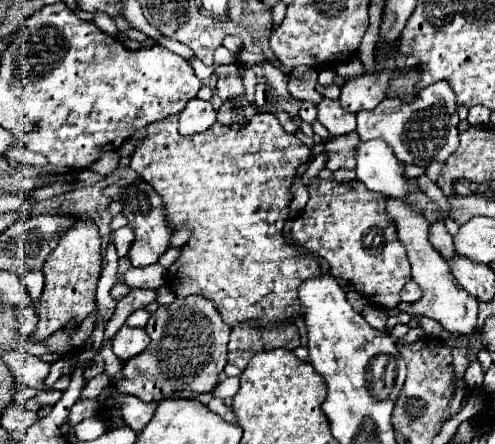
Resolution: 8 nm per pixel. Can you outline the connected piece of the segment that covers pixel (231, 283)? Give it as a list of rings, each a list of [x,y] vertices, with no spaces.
[[[258,112],[242,130],[232,130],[216,122],[208,132],[180,136],[178,116],[168,116],[158,124],[146,126],[146,130],[148,136],[132,154],[130,166],[162,196],[170,224],[176,230],[192,230],[192,238],[172,270],[170,286],[176,296],[198,294],[212,300],[230,328],[242,322],[258,322],[262,328],[274,328],[302,316],[298,286],[302,280],[318,278],[322,272],[314,256],[286,242],[284,222],[292,202],[290,186],[298,174],[298,166],[310,160],[310,148],[294,134],[288,134],[270,112]]]

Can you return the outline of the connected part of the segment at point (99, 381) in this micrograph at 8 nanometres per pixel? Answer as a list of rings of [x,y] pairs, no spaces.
[[[103,372],[88,381],[88,384],[82,389],[80,399],[96,399],[103,388],[107,387],[110,383],[108,375],[106,372]]]

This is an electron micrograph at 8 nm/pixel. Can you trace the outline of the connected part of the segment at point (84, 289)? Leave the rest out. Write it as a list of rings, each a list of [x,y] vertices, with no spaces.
[[[76,218],[70,232],[62,234],[58,240],[58,248],[48,256],[42,272],[46,278],[44,292],[38,300],[36,314],[38,314],[38,326],[32,332],[34,342],[42,342],[54,332],[74,324],[80,324],[84,318],[88,318],[94,312],[96,306],[96,284],[102,272],[102,254],[100,254],[100,234],[98,226],[92,220]]]

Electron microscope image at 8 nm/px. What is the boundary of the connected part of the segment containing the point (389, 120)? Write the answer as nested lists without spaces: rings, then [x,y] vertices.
[[[438,82],[424,88],[412,102],[402,102],[398,98],[384,98],[374,110],[358,112],[358,128],[362,140],[382,138],[386,140],[394,154],[406,164],[446,160],[458,148],[458,104],[454,92],[448,84]]]

